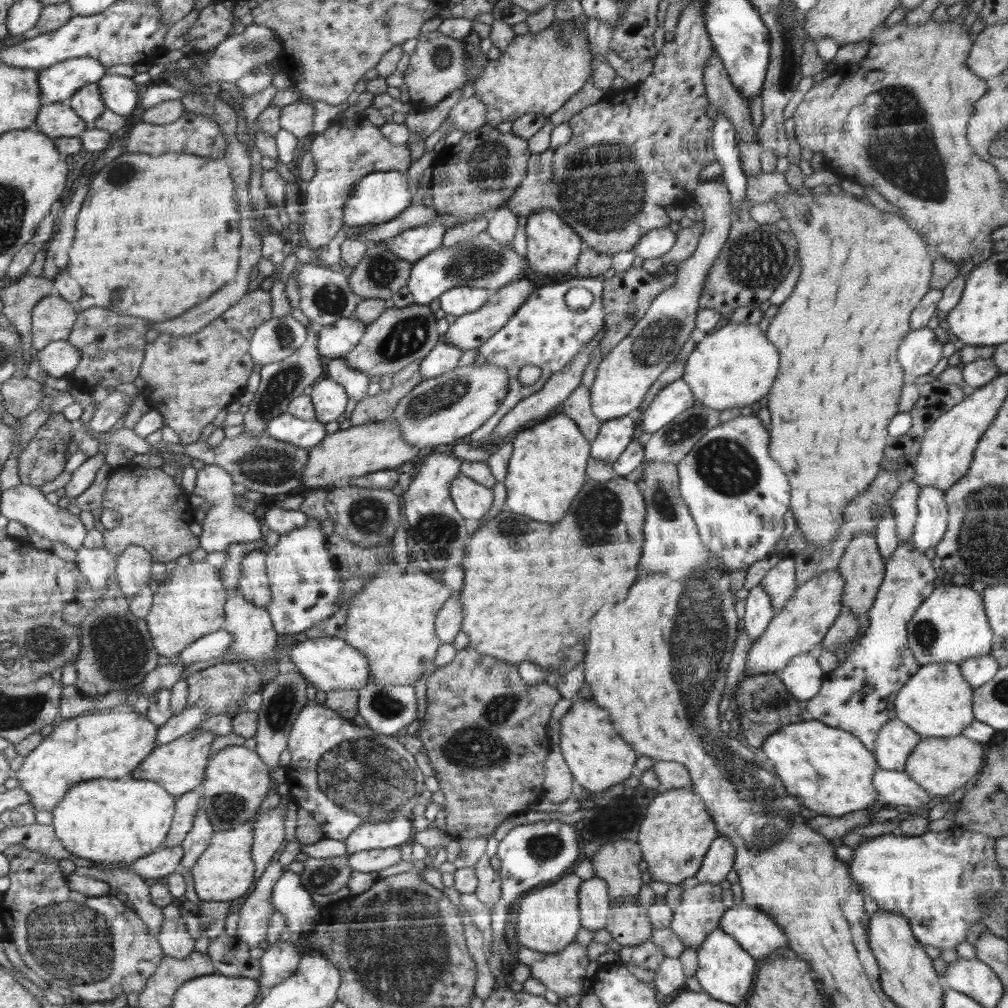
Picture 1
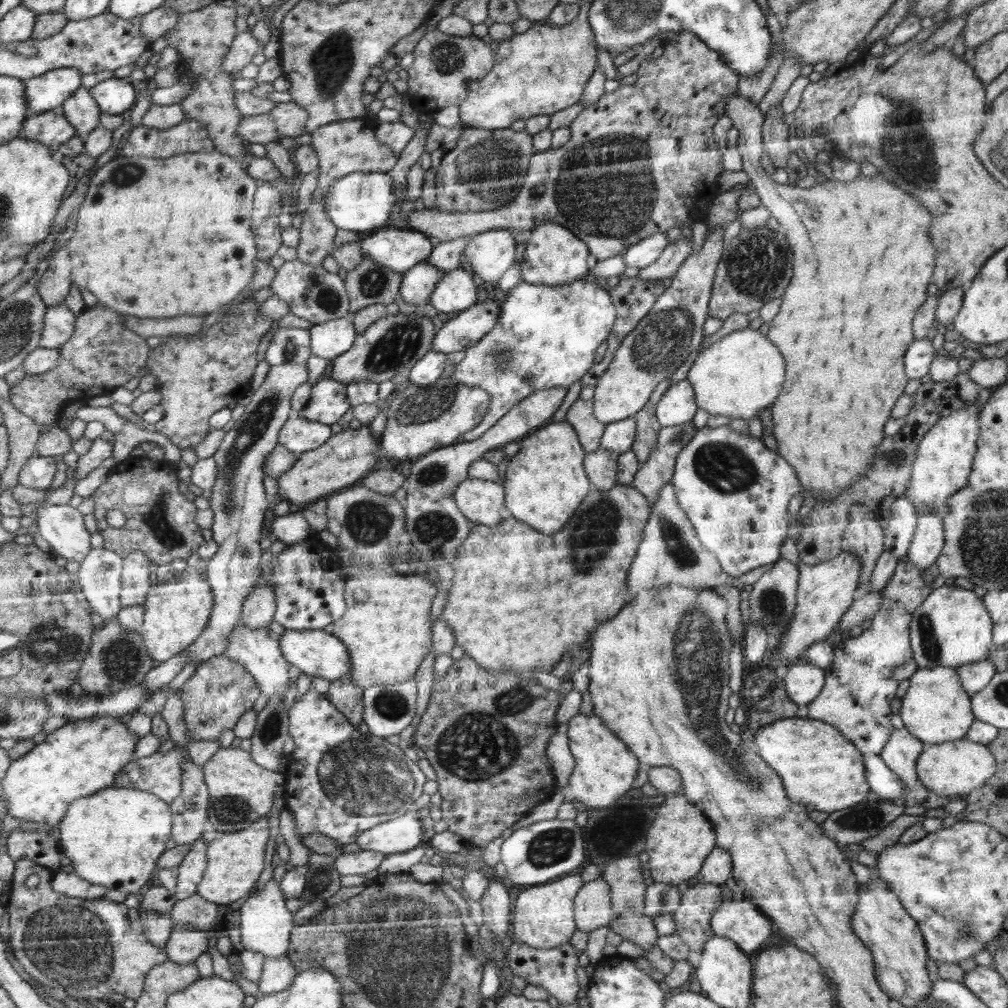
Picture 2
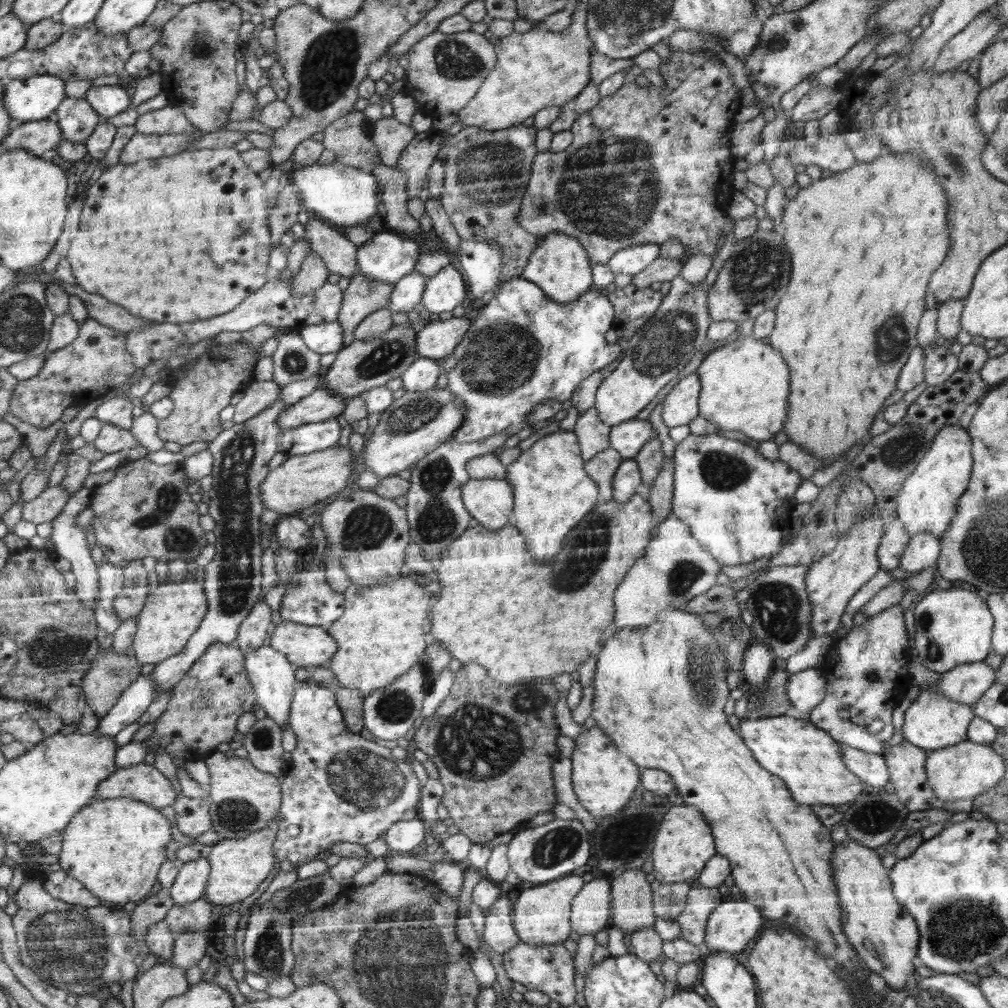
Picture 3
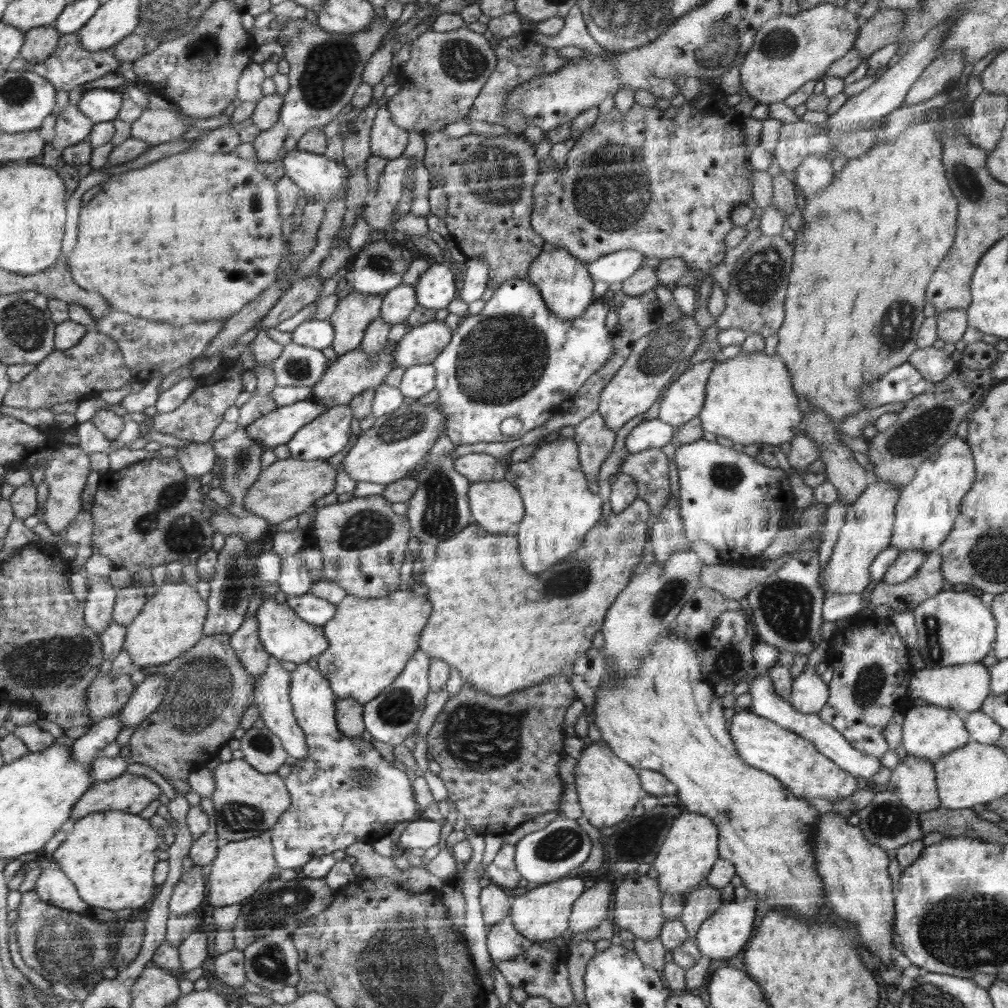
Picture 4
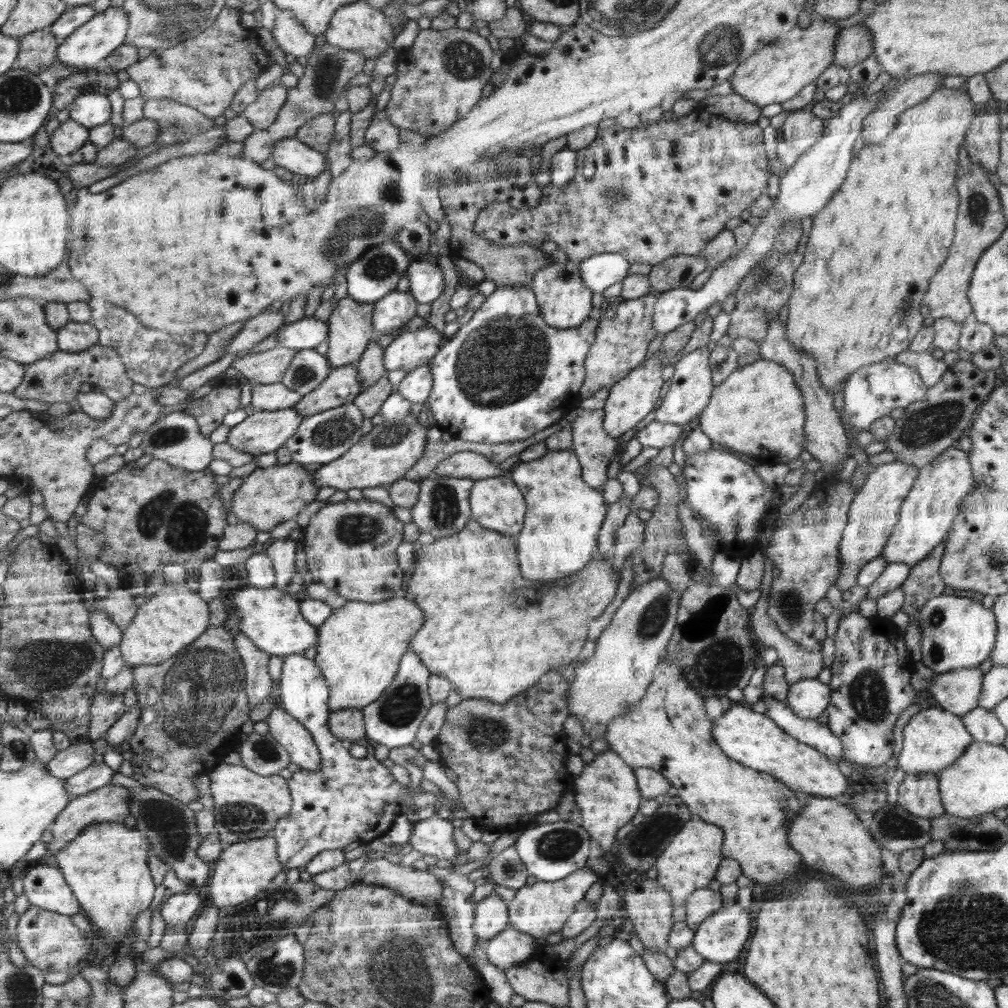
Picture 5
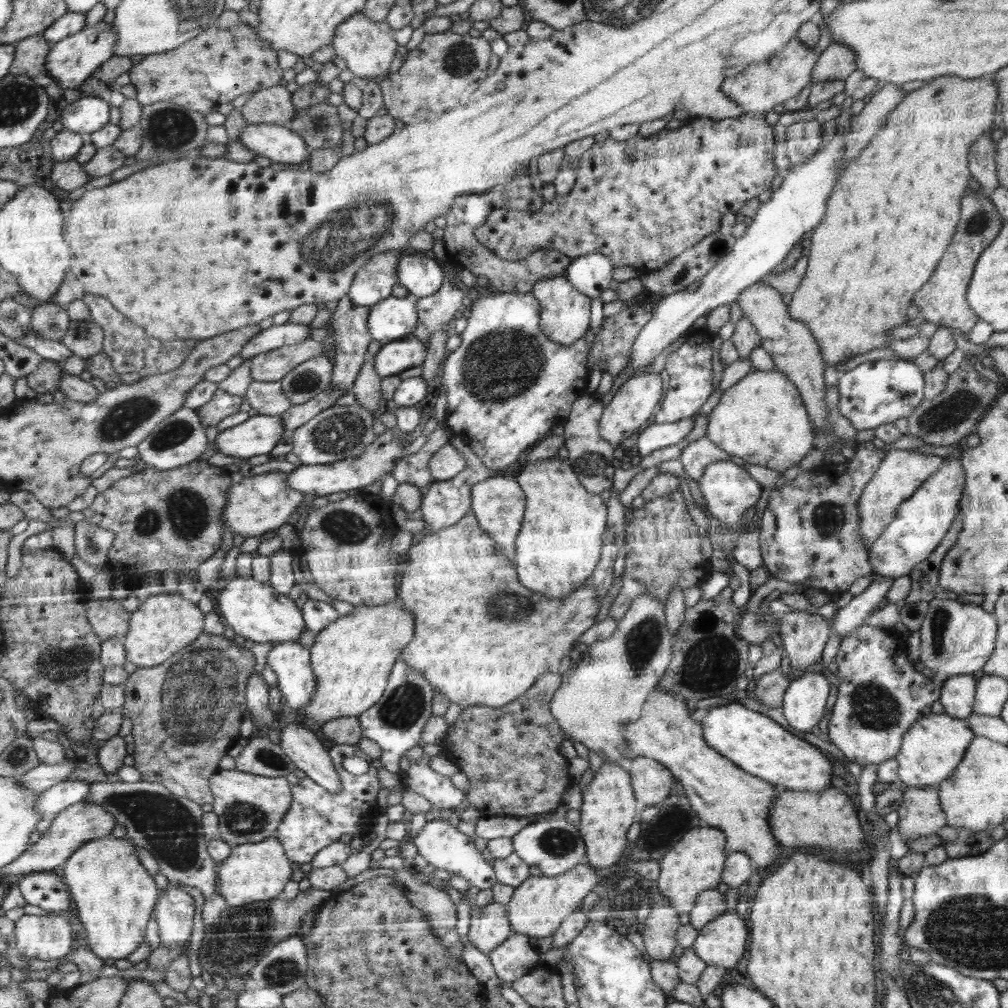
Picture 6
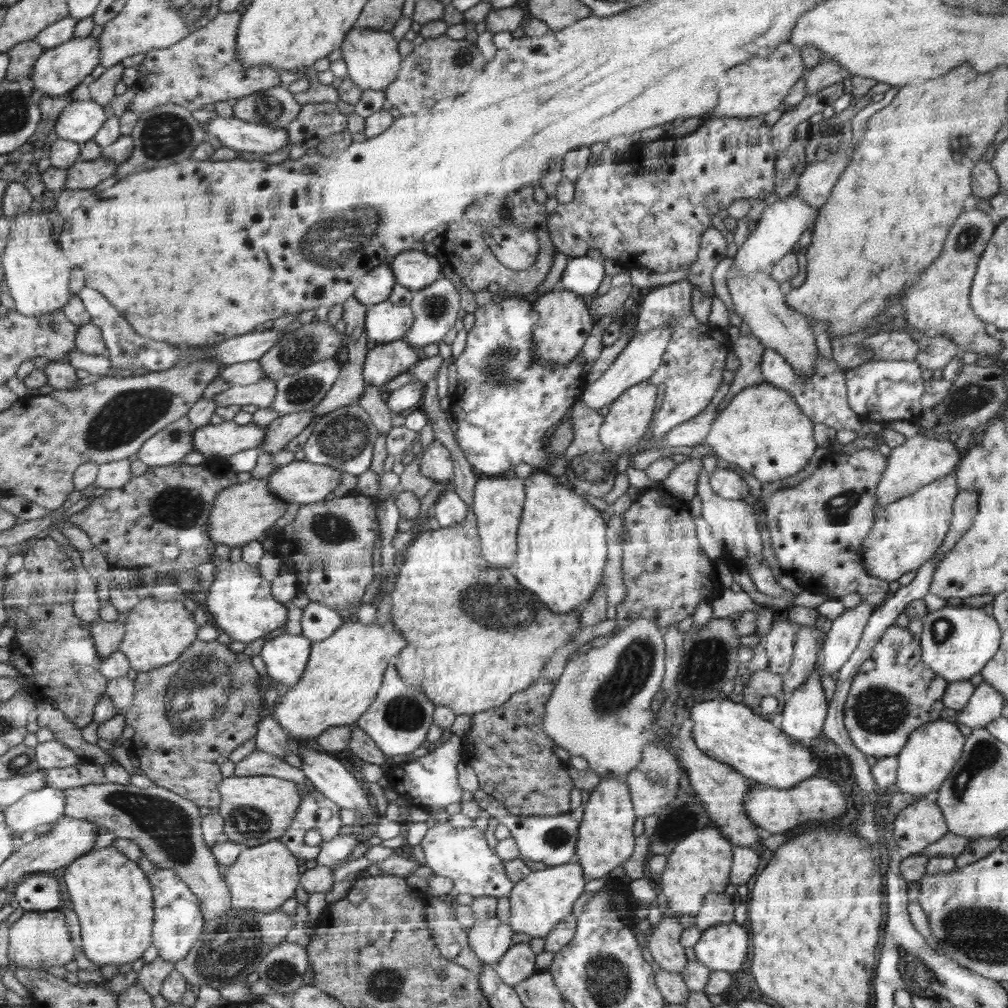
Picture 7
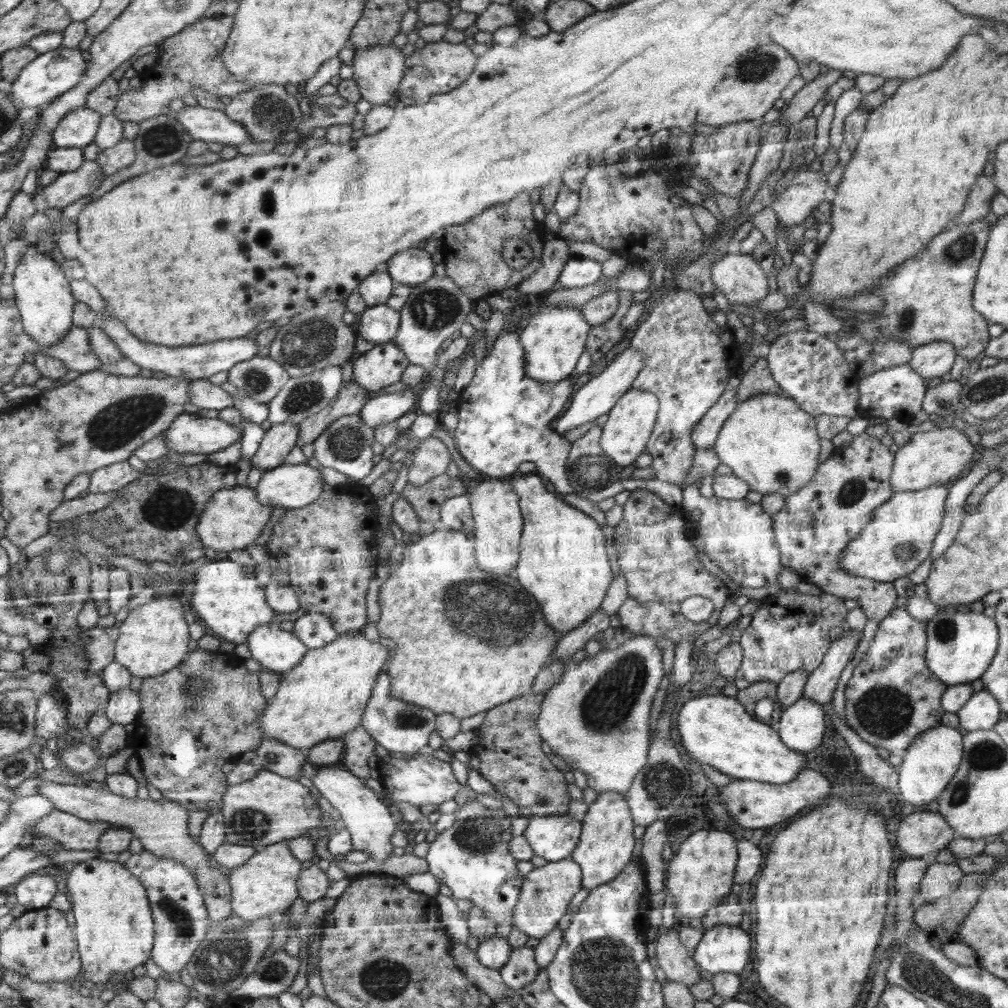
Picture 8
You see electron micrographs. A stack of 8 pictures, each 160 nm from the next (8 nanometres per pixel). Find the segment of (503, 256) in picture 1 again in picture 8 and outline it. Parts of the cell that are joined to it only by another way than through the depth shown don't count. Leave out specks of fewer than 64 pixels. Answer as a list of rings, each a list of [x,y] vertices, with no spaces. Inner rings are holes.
[[[386,304],[370,307],[358,319],[358,334],[376,345],[392,342],[397,337],[401,319],[401,311]]]

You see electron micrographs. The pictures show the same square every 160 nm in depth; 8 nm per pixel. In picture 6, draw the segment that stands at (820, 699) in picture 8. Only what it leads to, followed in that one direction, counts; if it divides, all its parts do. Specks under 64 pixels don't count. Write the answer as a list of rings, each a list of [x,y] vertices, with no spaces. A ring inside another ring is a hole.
[[[877,576],[864,592],[857,594],[844,608],[840,608],[830,625],[837,637],[843,639],[854,629],[858,629],[867,616],[878,608],[894,581],[894,577]]]

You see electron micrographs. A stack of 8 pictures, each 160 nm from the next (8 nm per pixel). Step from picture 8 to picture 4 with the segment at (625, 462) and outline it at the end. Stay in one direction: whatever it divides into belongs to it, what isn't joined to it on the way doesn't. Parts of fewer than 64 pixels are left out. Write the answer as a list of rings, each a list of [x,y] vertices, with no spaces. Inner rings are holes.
[[[682,314],[678,319],[682,320],[662,323],[656,330],[648,332],[646,337],[636,341],[626,362],[602,389],[597,411],[608,428],[617,431],[632,418],[646,412],[656,402],[664,384],[674,376],[680,362],[695,353],[700,340],[703,340],[702,330],[693,316]]]

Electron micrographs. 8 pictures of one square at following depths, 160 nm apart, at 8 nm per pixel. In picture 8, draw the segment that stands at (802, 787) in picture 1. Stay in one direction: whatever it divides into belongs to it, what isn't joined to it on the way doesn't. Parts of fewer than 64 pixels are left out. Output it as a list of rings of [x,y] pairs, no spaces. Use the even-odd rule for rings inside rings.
[[[703,693],[686,702],[678,716],[678,730],[682,736],[682,745],[692,760],[710,764],[722,774],[730,774],[733,780],[747,779],[782,785],[793,782],[805,769],[806,760],[802,754],[786,747],[781,742],[781,735],[770,725],[750,715],[738,699],[722,693]]]

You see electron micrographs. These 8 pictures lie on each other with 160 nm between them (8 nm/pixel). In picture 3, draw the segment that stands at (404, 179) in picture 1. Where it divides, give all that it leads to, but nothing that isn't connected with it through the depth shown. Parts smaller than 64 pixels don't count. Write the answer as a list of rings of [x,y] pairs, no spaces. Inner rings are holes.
[[[315,162],[294,171],[293,184],[302,206],[319,218],[326,218],[338,228],[362,225],[376,216],[378,210],[378,179],[369,170],[360,170],[340,162],[322,166]]]

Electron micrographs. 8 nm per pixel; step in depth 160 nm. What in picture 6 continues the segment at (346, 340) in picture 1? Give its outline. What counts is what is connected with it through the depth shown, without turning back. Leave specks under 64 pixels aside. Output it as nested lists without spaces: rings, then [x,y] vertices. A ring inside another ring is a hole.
[[[286,323],[282,326],[273,325],[267,330],[261,330],[257,337],[250,339],[241,350],[243,359],[251,359],[260,353],[272,351],[282,346],[292,346],[306,341],[313,331],[304,324]]]

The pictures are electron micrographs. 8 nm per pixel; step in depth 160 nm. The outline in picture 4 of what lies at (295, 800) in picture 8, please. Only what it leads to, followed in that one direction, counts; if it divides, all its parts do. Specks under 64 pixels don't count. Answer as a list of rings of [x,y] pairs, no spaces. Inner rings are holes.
[[[243,759],[218,761],[212,770],[215,774],[215,790],[210,796],[215,812],[213,826],[220,840],[220,847],[272,830],[280,816],[290,808],[288,788],[277,773],[261,774]]]

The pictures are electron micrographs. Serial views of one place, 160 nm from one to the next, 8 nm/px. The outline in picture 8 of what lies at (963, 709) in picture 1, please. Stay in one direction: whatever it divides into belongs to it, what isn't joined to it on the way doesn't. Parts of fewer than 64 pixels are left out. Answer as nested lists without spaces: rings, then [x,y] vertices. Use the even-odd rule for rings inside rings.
[[[942,724],[918,735],[911,746],[905,750],[903,761],[898,769],[897,792],[902,796],[902,803],[926,806],[932,800],[937,800],[958,771],[963,758],[962,738],[961,732]]]

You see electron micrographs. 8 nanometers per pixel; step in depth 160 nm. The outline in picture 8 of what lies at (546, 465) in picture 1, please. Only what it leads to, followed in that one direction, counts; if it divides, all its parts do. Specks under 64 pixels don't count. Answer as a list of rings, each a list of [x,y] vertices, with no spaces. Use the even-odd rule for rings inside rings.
[[[511,475],[508,481],[520,496],[521,513],[526,514],[526,534],[521,534],[518,572],[514,574],[538,598],[538,606],[542,602],[545,621],[563,636],[601,608],[613,582],[602,528],[592,517],[550,494],[538,476]]]

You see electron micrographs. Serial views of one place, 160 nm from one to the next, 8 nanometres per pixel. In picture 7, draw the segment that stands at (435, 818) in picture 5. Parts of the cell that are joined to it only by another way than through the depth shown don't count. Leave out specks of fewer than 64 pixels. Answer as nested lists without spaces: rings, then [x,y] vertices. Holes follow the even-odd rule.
[[[436,822],[434,827],[429,828],[420,843],[426,859],[425,865],[432,869],[436,877],[452,880],[453,888],[460,894],[473,897],[494,897],[497,900],[501,896],[508,897],[513,892],[514,883],[506,877],[503,859],[486,844],[483,830],[478,830],[472,824],[468,828],[450,828],[442,834],[442,828],[448,828],[448,824],[440,825],[438,830],[439,825]]]

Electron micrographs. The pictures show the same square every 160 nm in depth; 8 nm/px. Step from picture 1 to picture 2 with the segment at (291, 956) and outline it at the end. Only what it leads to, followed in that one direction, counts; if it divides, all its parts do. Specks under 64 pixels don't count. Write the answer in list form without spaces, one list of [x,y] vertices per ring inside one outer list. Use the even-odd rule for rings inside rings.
[[[287,956],[279,959],[266,957],[258,981],[260,995],[286,990],[286,987],[289,986],[296,975],[297,970]]]

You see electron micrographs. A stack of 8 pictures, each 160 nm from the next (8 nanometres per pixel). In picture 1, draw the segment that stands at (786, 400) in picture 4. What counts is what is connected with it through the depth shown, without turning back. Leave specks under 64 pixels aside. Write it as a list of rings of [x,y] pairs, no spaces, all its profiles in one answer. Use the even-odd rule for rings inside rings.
[[[728,323],[695,343],[685,362],[682,380],[689,383],[698,403],[716,410],[750,407],[768,394],[778,370],[778,350],[758,325]]]

